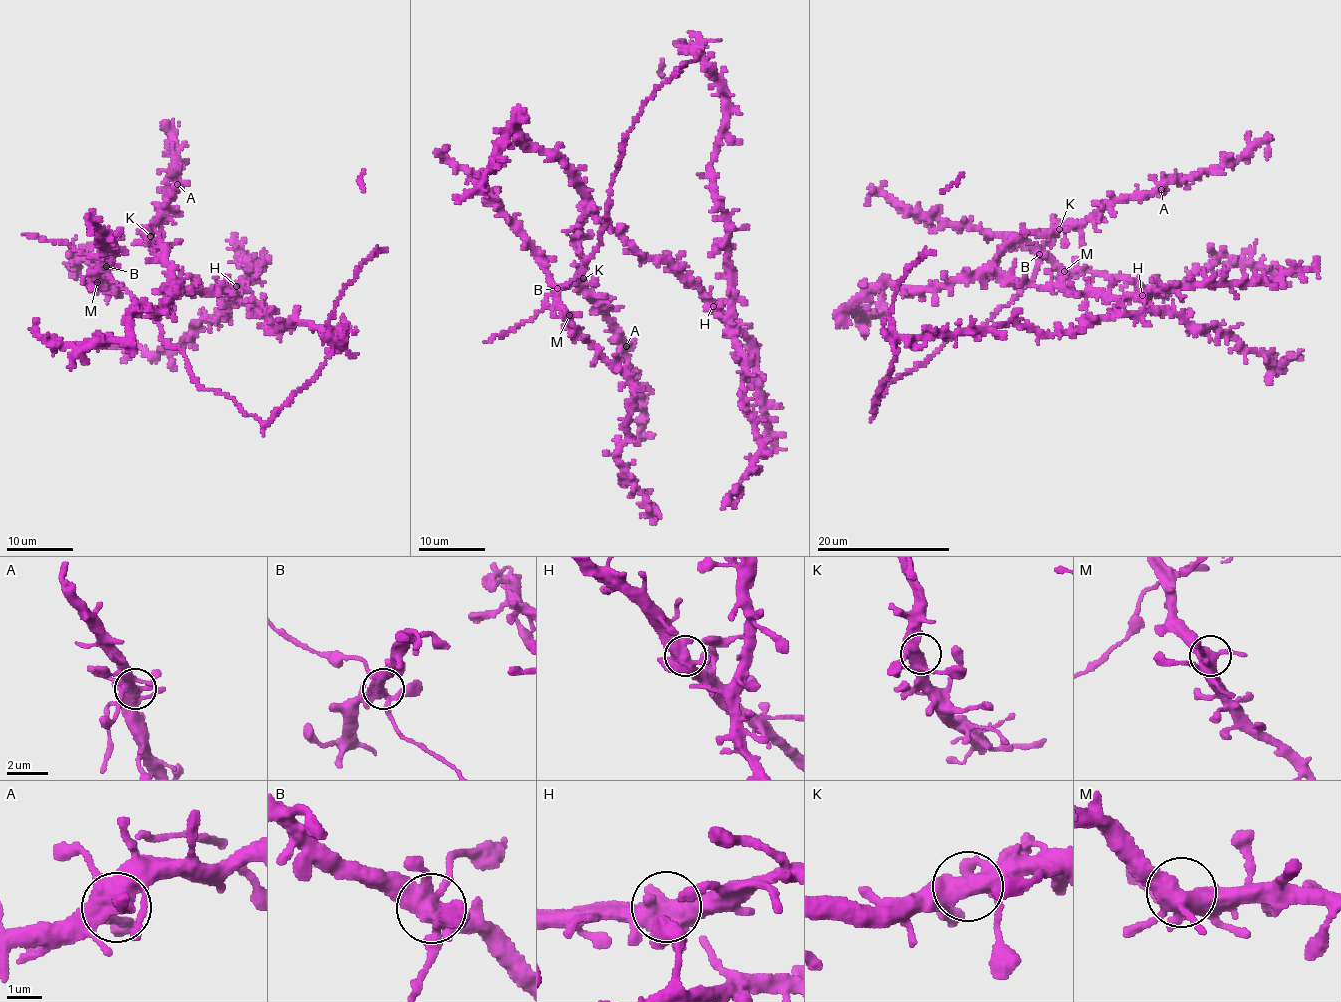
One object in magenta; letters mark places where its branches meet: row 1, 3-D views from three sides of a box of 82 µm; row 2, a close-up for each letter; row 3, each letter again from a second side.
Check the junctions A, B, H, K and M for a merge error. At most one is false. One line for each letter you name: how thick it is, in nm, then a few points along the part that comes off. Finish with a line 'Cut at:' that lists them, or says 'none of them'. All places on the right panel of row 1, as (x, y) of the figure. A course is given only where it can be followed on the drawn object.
Cut at: none of them

